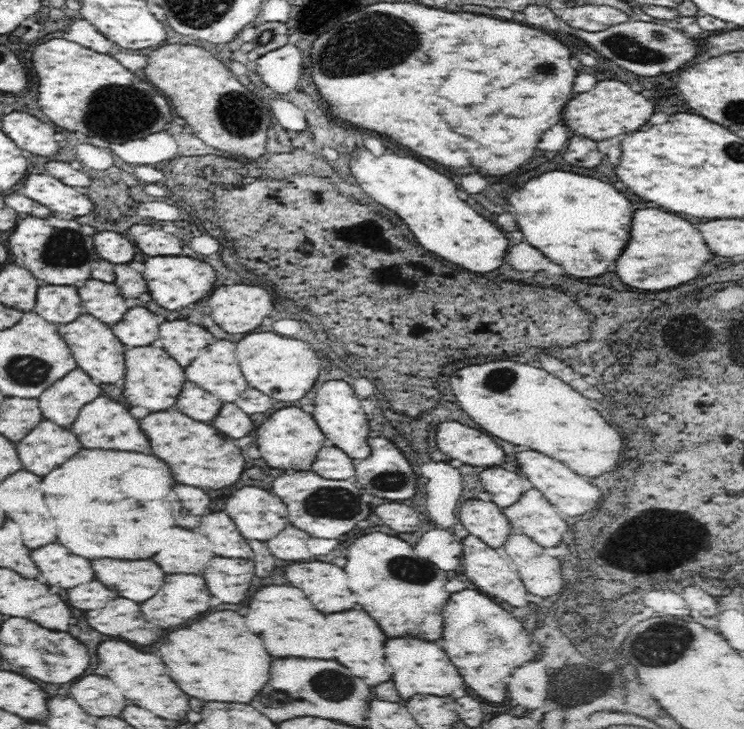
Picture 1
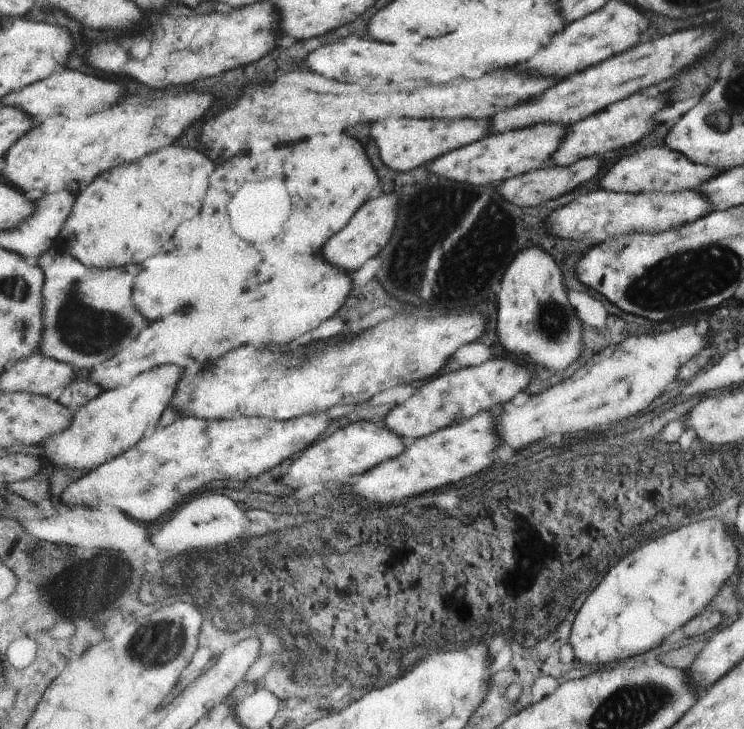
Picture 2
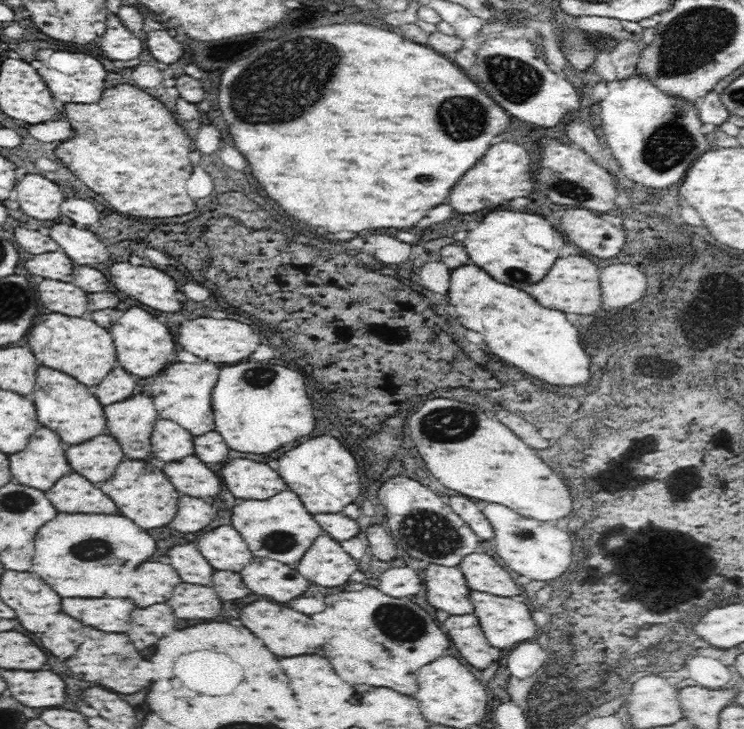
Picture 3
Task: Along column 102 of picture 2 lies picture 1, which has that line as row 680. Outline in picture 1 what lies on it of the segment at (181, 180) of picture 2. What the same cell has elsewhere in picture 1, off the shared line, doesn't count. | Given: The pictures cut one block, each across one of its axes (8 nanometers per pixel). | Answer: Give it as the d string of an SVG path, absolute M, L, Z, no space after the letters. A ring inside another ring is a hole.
M222 610L206 616L204 620L192 624L190 628L174 630L166 642L158 648L162 662L168 666L168 676L188 694L204 702L242 702L248 704L270 680L270 662L272 658L266 654L264 644L258 636L250 634L246 626L246 618L238 612Z

